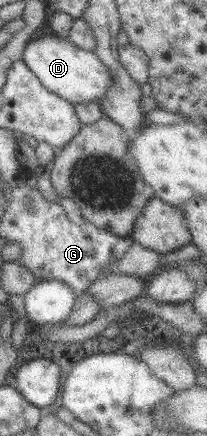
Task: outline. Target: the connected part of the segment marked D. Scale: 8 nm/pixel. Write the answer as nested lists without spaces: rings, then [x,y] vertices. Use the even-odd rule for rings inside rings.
[[[52,34],[38,36],[25,45],[21,59],[44,88],[73,105],[99,102],[111,86],[111,73],[102,60],[93,51],[77,48],[66,38],[61,40]]]

